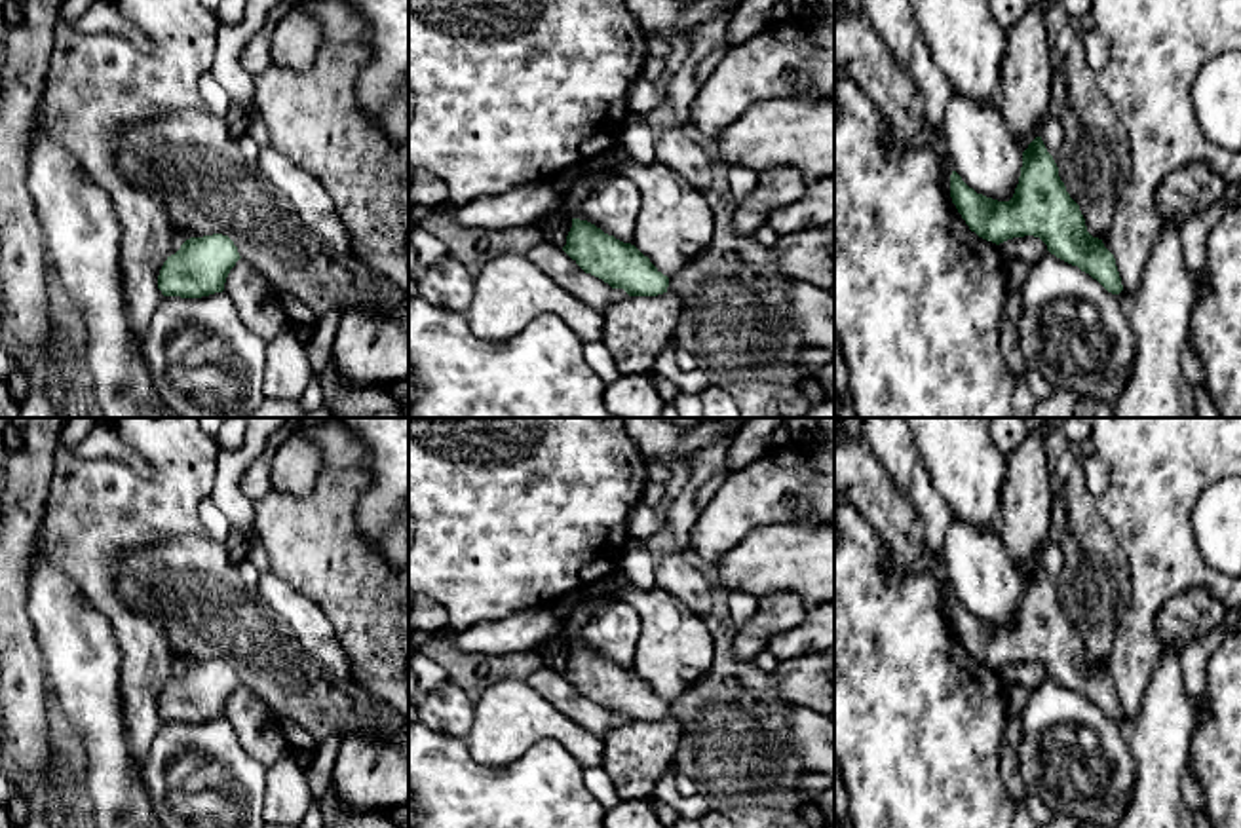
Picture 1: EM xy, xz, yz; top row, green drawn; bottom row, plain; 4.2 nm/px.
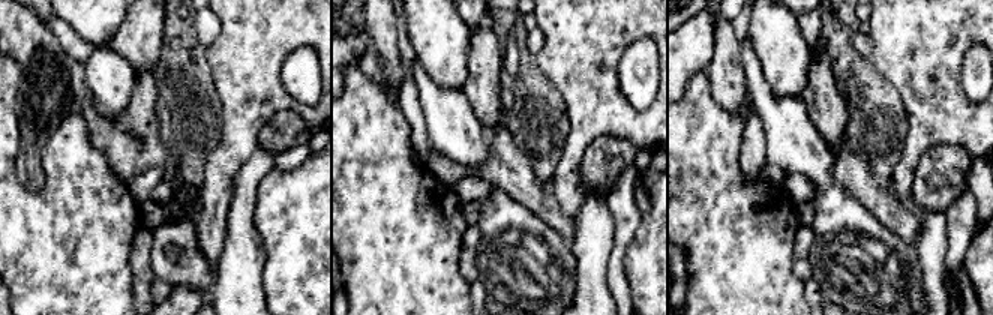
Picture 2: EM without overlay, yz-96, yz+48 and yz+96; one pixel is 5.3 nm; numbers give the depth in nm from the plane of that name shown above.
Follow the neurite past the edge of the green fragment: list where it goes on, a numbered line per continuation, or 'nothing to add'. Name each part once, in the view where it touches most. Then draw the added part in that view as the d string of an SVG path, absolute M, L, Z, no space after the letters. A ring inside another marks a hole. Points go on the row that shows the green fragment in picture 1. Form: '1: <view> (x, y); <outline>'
nothing to add

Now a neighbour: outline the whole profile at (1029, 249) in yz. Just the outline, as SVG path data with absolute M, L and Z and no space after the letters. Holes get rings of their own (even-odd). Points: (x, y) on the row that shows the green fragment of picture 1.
M1034 235L1013 237L998 247L1005 262L1022 260L1028 266L1038 262L1047 253L1047 245Z

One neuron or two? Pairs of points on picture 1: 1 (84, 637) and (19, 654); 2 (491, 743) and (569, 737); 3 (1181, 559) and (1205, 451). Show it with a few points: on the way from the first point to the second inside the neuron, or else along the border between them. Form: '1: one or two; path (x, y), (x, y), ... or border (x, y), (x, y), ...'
1: two; border (25, 606), (48, 682)
2: one; path (510, 728), (550, 728)
3: one; path (1173, 532), (1173, 483), (1179, 477)

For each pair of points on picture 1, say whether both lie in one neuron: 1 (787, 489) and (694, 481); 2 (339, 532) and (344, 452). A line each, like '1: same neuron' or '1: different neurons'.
1: different neurons
2: different neurons

